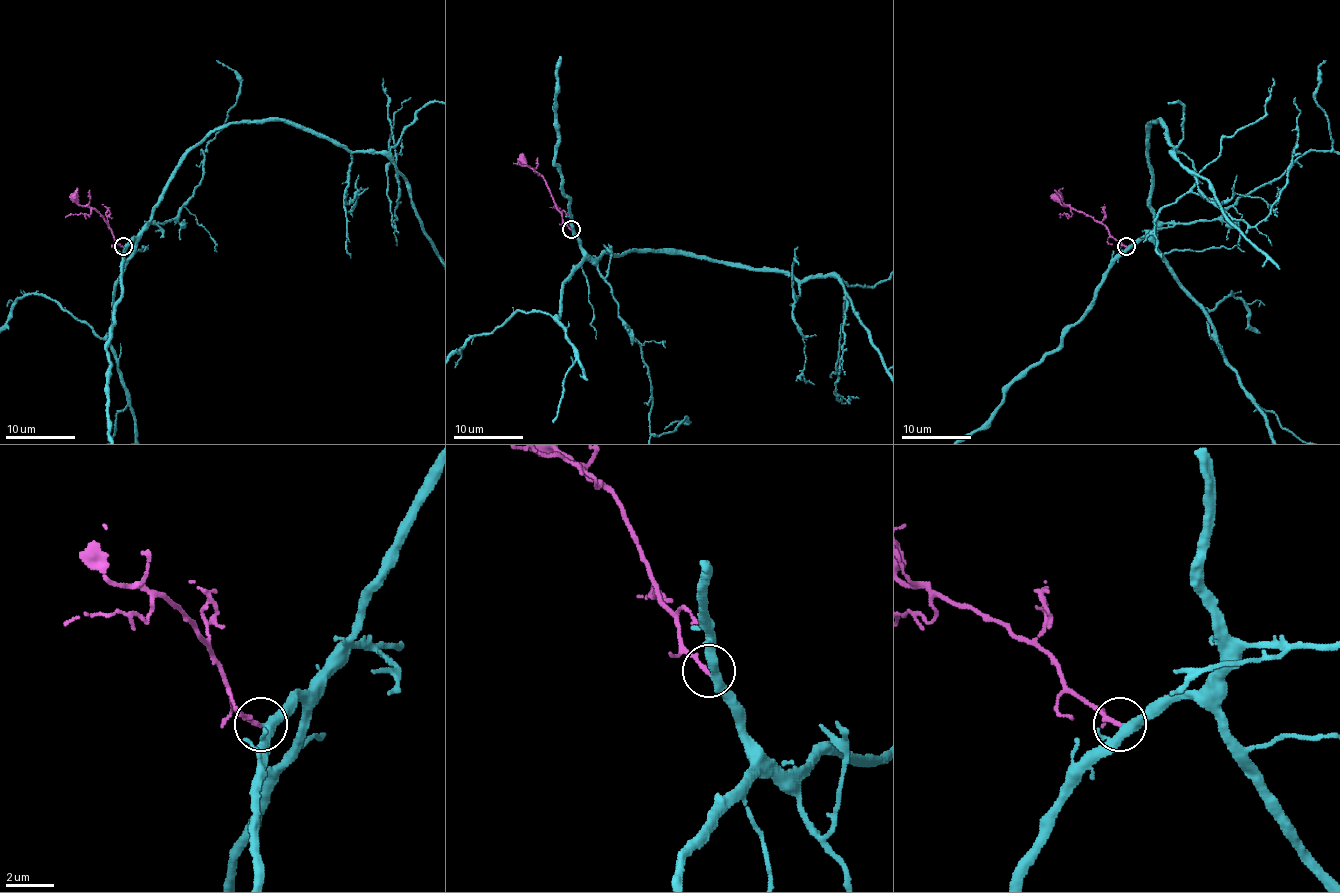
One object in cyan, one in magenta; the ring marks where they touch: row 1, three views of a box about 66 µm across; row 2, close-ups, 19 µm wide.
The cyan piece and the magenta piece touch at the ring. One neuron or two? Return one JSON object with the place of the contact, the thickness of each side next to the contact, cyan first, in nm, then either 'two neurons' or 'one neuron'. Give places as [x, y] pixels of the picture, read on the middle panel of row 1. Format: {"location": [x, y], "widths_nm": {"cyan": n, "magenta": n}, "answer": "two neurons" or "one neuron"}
{"location": [571, 229], "widths_nm": {"cyan": 360, "magenta": 180}, "answer": "one neuron"}

